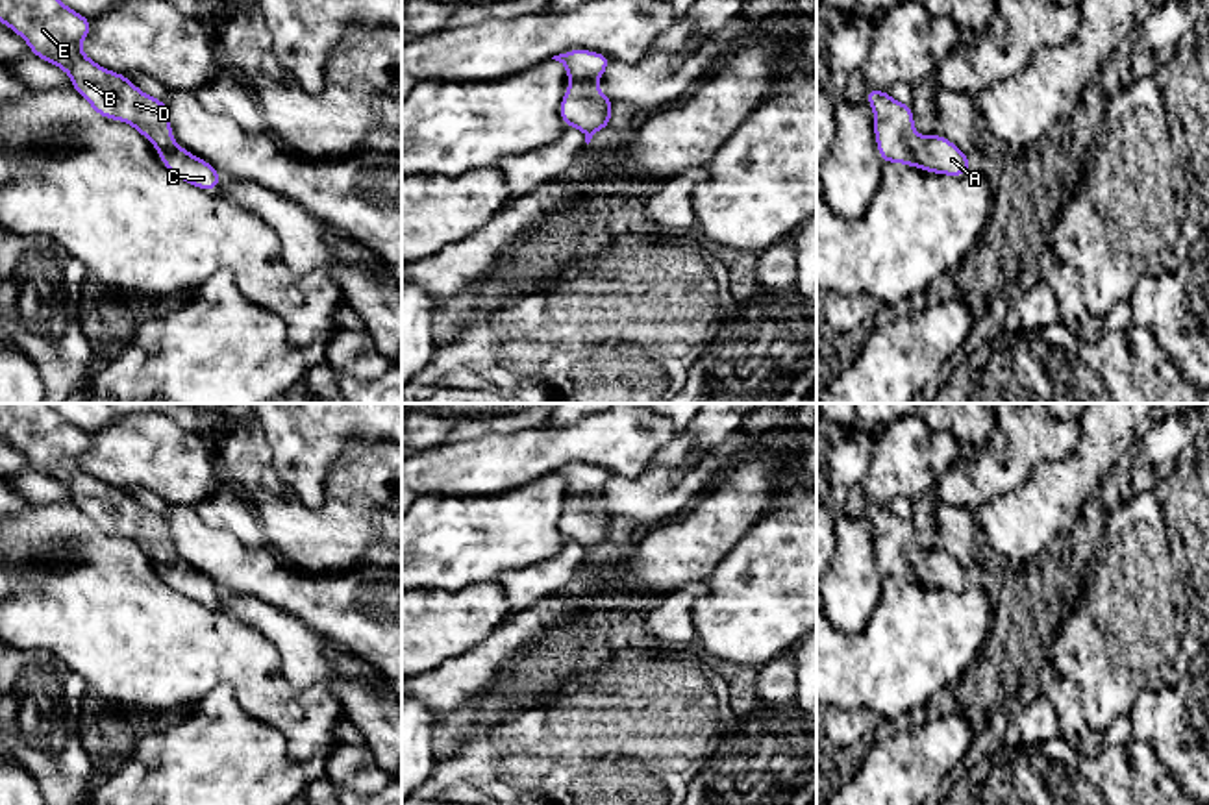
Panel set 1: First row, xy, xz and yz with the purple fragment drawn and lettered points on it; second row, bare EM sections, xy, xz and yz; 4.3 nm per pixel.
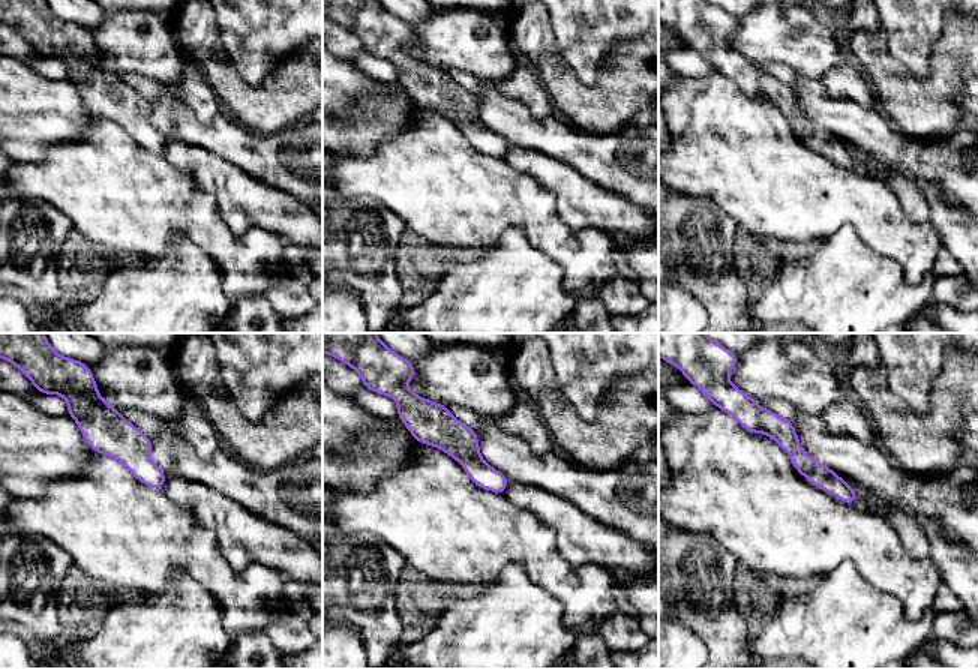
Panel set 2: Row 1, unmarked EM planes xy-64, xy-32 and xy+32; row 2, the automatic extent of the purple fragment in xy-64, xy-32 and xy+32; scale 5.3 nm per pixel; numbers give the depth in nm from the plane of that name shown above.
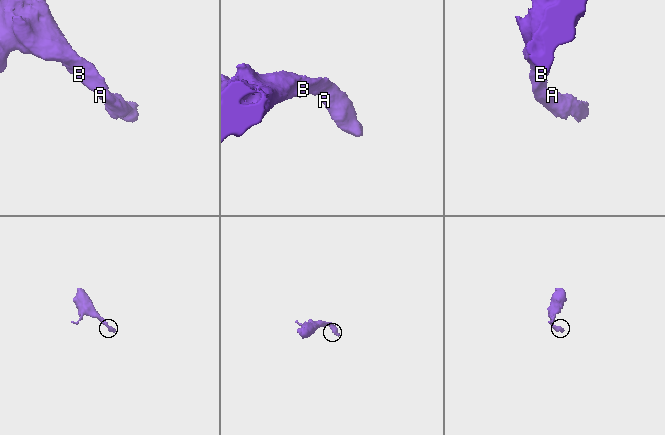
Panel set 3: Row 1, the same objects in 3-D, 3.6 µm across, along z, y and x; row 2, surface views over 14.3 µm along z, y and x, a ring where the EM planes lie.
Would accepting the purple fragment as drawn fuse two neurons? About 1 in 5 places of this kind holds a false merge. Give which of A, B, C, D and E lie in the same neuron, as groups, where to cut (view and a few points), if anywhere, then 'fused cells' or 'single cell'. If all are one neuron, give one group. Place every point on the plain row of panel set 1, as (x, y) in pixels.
A B C D E; no cut; single cell

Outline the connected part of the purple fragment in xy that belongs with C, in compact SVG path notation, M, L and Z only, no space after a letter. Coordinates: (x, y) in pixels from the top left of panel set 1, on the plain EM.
M0 403L0 437L20 450L31 468L63 483L72 503L100 531L131 539L146 551L168 587L204 605L218 601L222 592L217 583L170 551L172 539L165 516L81 466L80 459L91 446L91 433L65 420L50 403Z

